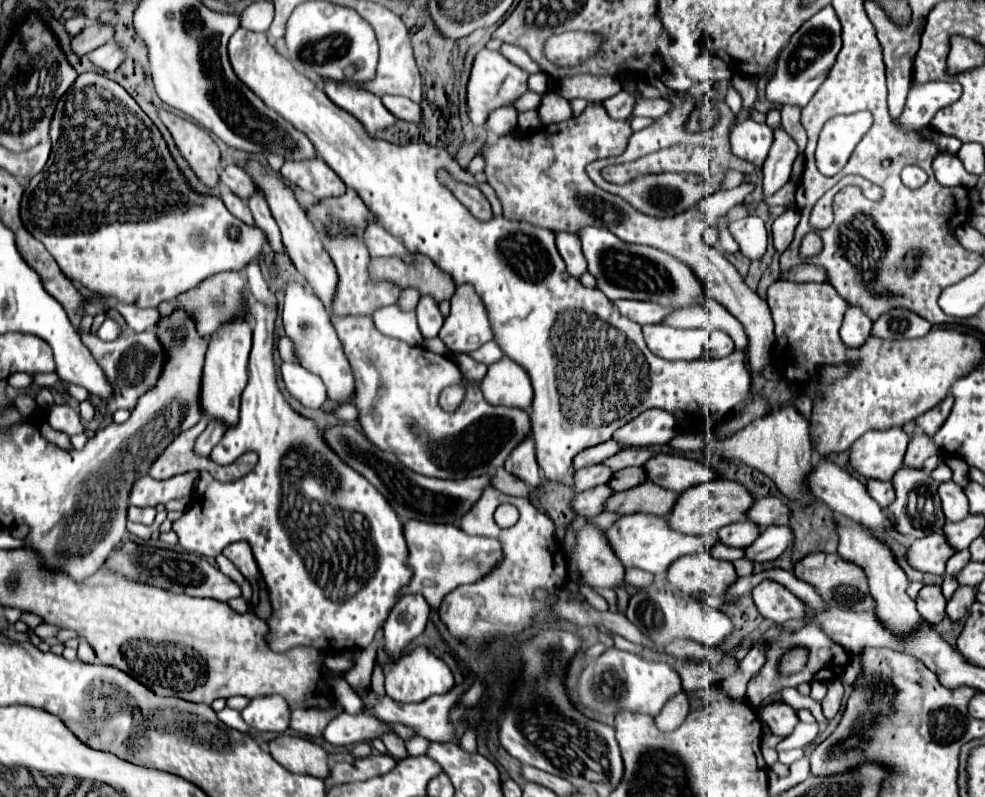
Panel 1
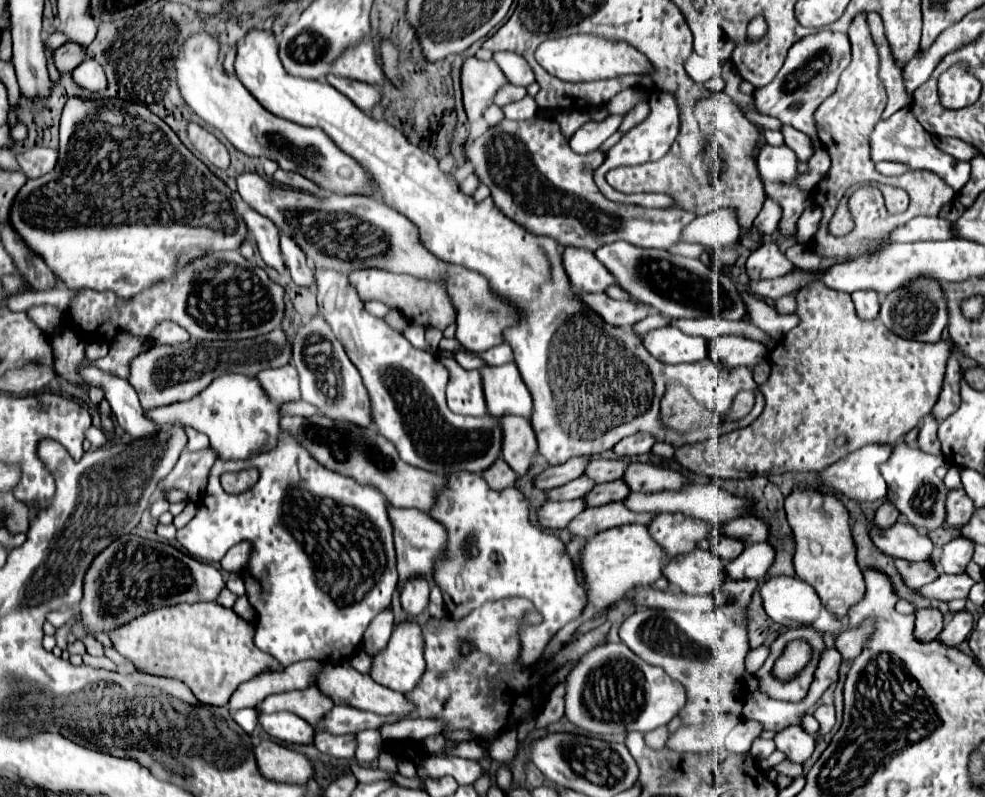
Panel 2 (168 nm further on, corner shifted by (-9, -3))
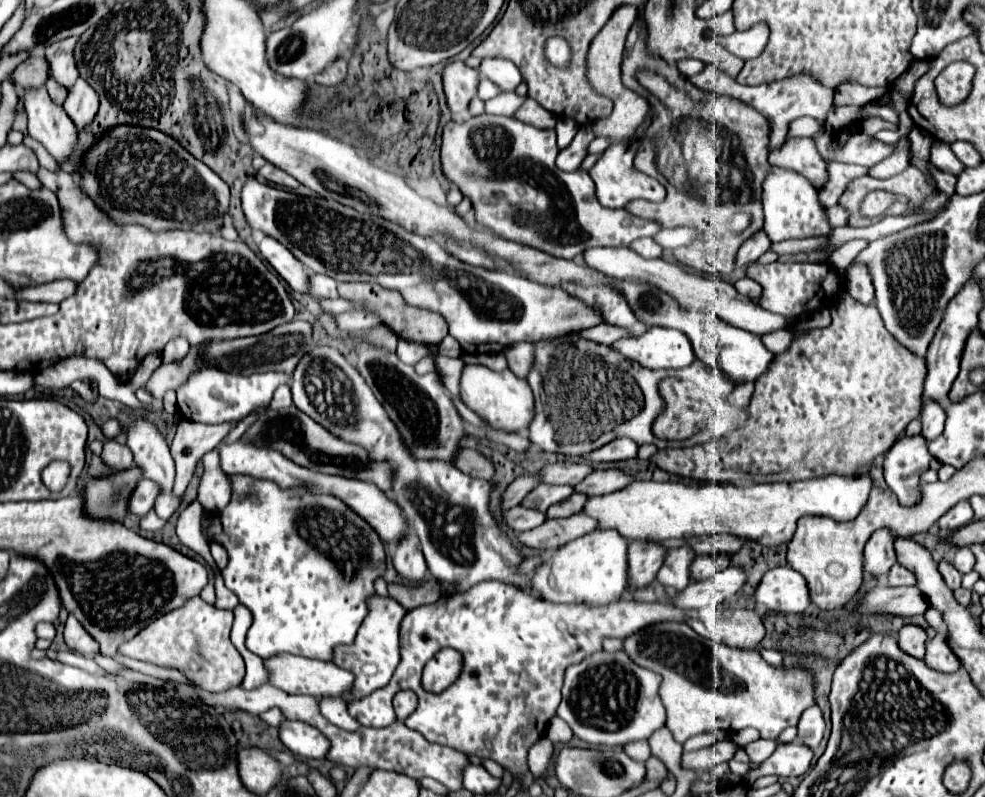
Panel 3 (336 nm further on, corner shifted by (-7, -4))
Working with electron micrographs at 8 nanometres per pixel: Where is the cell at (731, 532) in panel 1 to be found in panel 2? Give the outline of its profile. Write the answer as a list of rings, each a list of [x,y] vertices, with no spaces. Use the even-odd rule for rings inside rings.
[[[715,537],[713,539],[713,553],[719,559],[723,559],[725,563],[733,561],[743,549],[745,549],[743,541],[733,541],[733,537]]]

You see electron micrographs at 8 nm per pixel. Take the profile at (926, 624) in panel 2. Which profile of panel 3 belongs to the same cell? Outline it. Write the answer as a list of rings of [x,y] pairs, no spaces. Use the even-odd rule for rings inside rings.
[[[907,624],[899,630],[899,648],[905,652],[905,654],[911,654],[913,658],[923,658],[925,656],[925,640],[927,640],[927,634],[923,628],[919,626],[913,626],[913,624]]]

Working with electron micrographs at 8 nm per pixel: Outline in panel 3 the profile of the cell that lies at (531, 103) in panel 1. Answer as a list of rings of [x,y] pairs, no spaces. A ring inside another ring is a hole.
[[[481,78],[479,80],[479,90],[477,90],[477,96],[481,100],[489,100],[489,98],[495,98],[497,94],[501,94],[501,88],[497,88],[493,82],[489,82],[487,78]]]

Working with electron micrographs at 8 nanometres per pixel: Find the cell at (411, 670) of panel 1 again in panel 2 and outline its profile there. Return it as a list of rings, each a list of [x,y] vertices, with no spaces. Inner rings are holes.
[[[409,621],[409,623],[401,623],[393,629],[393,635],[389,639],[389,645],[383,653],[379,653],[377,657],[373,657],[373,669],[371,669],[371,677],[379,683],[379,685],[385,685],[393,691],[399,691],[399,693],[409,693],[413,691],[423,673],[425,673],[425,657],[423,657],[423,651],[425,651],[425,641],[423,641],[423,631],[421,627],[415,623],[415,621]]]

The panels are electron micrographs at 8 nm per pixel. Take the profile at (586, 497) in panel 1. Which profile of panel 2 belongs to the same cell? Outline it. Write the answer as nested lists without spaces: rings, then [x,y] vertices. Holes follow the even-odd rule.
[[[585,499],[571,501],[549,501],[539,511],[539,523],[547,529],[563,529],[567,527],[583,509],[587,507]]]

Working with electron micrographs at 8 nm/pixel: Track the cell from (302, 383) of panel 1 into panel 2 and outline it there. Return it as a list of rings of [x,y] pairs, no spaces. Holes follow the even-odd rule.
[[[287,363],[285,367],[279,367],[279,369],[265,369],[265,371],[257,373],[255,377],[277,405],[301,401],[299,377],[297,377],[295,365]]]

